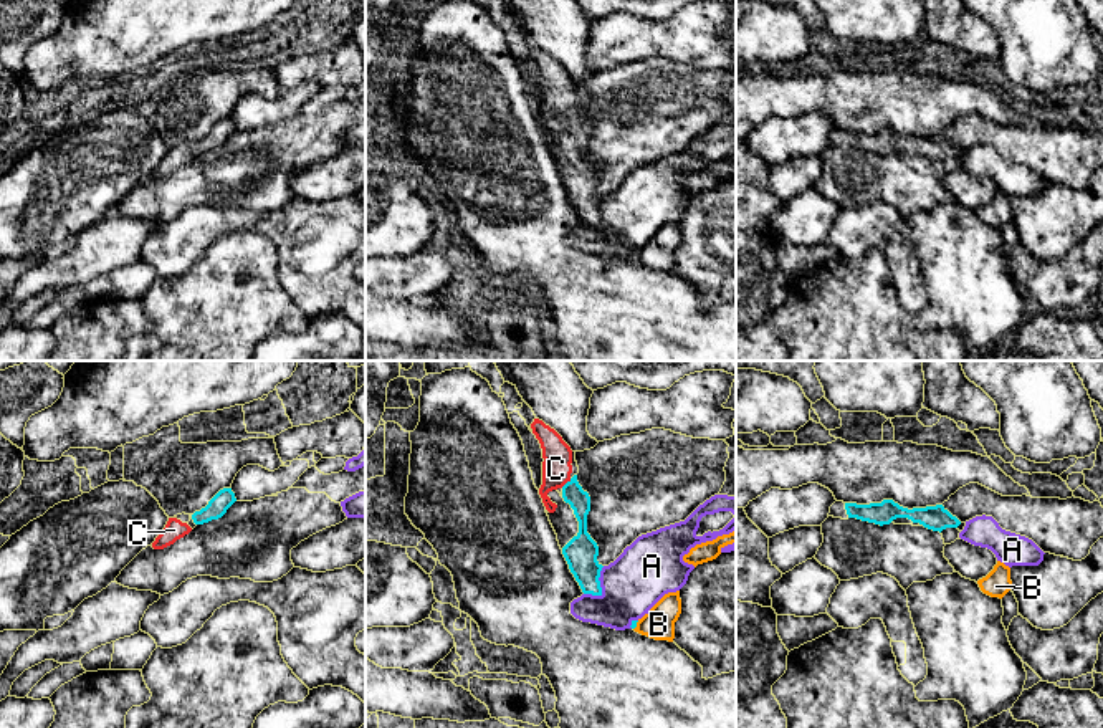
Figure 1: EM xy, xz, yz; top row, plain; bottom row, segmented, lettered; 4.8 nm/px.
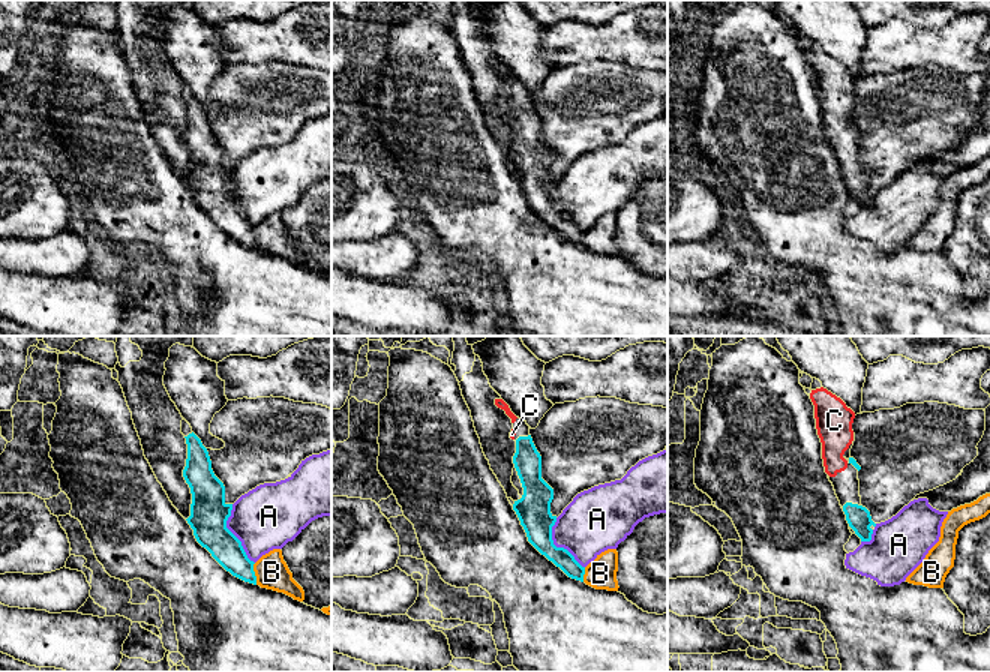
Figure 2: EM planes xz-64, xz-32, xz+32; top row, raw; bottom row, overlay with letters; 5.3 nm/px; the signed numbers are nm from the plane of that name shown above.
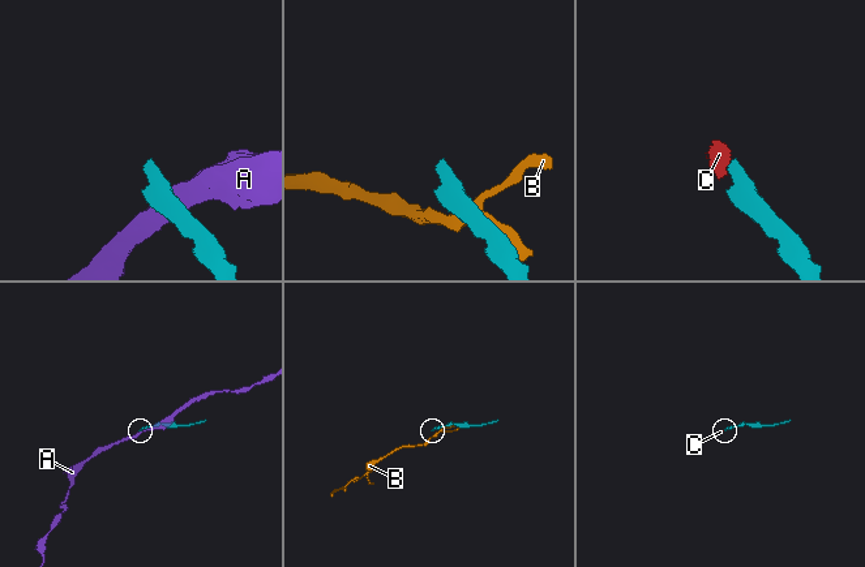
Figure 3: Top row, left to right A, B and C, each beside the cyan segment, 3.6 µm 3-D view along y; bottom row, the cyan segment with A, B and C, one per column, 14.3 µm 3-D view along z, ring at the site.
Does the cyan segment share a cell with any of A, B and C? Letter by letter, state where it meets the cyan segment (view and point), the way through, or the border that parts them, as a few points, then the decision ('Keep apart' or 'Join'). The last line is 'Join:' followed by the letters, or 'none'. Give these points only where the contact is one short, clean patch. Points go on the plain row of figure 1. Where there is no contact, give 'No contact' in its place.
A: Touches cyan at xz (601, 217). Keep apart
B: Touches cyan at xz (635, 255). Keep apart
C: Touches cyan at xz (568, 111). Path across: xz (572, 123), (568, 111), (556, 98). Join
Join: C

